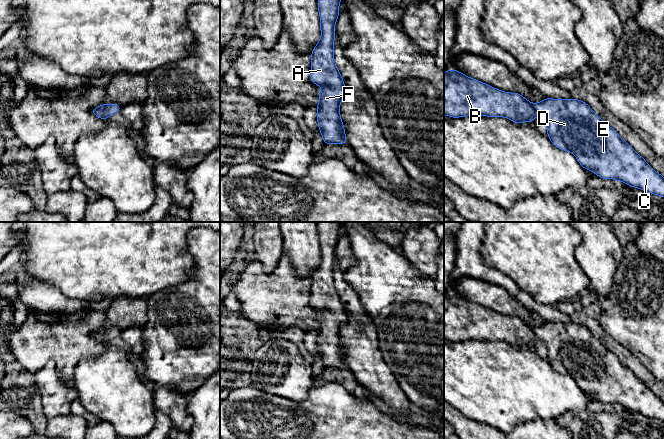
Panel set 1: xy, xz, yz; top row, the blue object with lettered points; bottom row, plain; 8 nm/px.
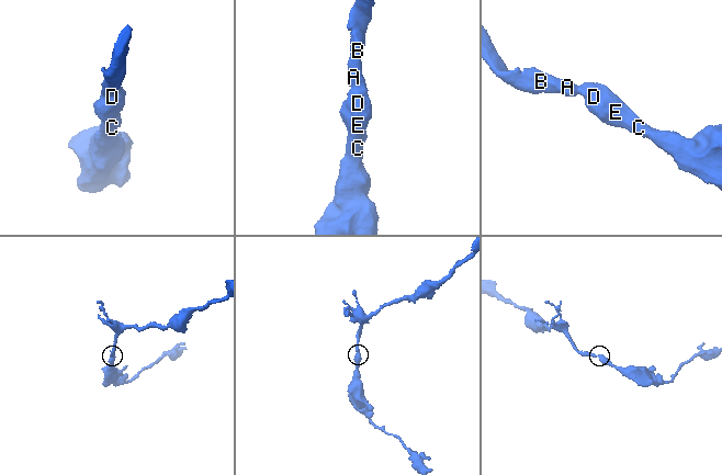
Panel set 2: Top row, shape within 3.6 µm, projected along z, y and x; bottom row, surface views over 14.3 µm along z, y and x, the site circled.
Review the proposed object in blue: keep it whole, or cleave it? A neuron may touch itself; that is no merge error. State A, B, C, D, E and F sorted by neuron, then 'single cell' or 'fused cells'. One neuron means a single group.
A B C D E F | single cell

